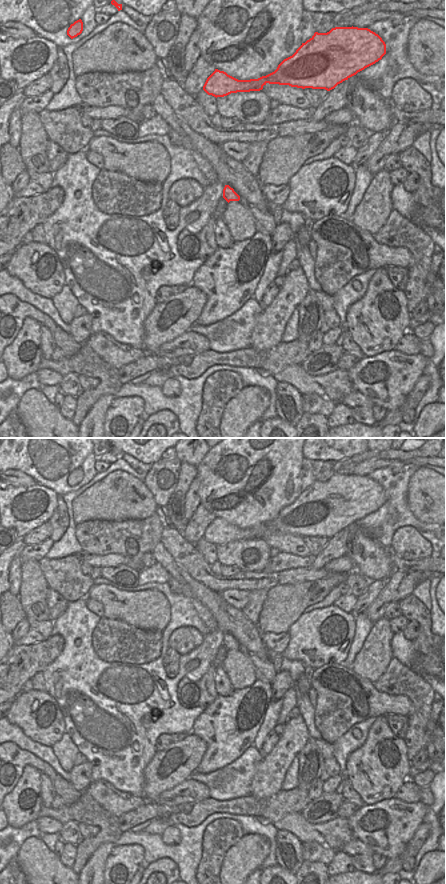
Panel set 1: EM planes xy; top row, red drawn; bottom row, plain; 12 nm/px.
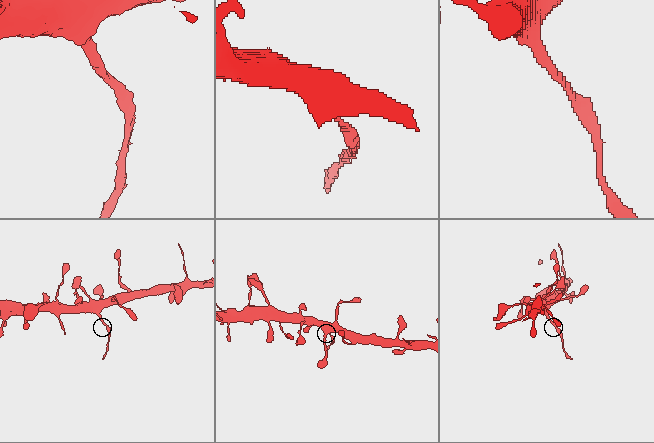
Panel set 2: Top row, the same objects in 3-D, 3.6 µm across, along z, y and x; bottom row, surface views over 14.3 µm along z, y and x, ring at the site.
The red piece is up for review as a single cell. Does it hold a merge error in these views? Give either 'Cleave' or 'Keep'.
Cleave.

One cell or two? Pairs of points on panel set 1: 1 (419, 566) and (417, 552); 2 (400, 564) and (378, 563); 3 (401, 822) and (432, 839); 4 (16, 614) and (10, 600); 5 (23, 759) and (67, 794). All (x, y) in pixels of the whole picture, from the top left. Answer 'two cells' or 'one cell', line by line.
1: two cells
2: two cells
3: two cells
4: one cell
5: one cell

